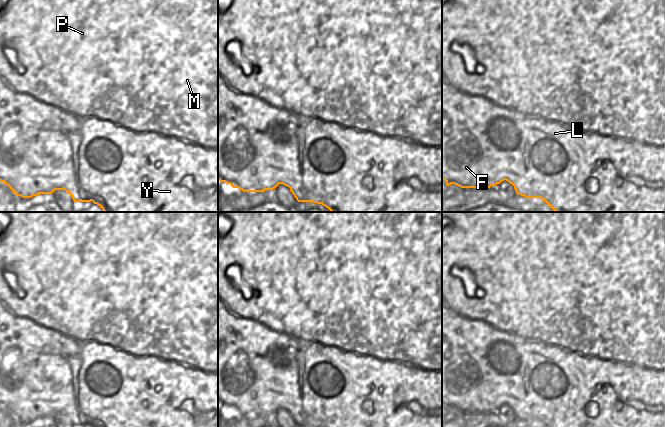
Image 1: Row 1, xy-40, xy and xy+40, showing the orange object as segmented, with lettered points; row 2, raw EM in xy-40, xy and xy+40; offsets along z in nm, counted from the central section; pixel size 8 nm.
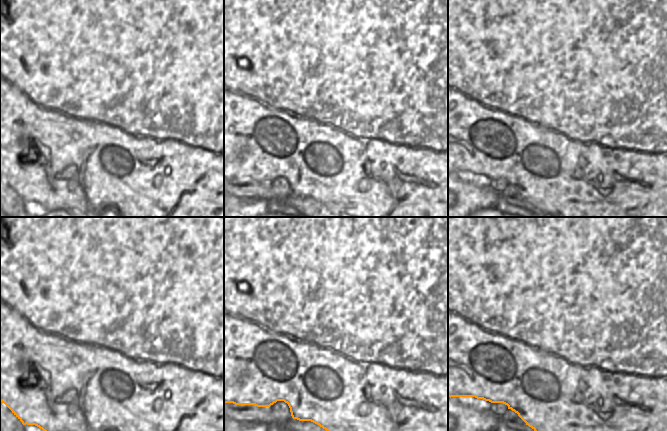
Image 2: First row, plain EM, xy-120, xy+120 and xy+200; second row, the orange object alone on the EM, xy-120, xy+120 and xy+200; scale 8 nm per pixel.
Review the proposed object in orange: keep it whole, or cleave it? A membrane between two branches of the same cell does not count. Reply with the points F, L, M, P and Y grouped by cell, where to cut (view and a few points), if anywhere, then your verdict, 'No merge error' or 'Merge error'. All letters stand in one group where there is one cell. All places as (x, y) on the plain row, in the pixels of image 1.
Groups: F L M P Y. No split. No merge error

